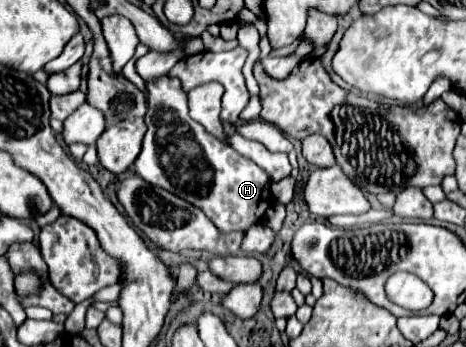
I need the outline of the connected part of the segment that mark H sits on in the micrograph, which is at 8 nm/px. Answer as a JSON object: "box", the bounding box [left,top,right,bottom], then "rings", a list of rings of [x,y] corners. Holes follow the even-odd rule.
{"box":[133,74,271,232],"rings":[[[169,74],[157,80],[145,82],[149,110],[145,114],[147,134],[143,138],[143,150],[133,162],[135,174],[145,178],[153,186],[161,186],[189,204],[205,212],[205,216],[223,232],[247,232],[259,224],[271,206],[271,178],[255,162],[235,152],[211,136],[199,122],[189,116],[187,92],[181,88],[181,80]],[[203,194],[203,198],[195,198]]]}

